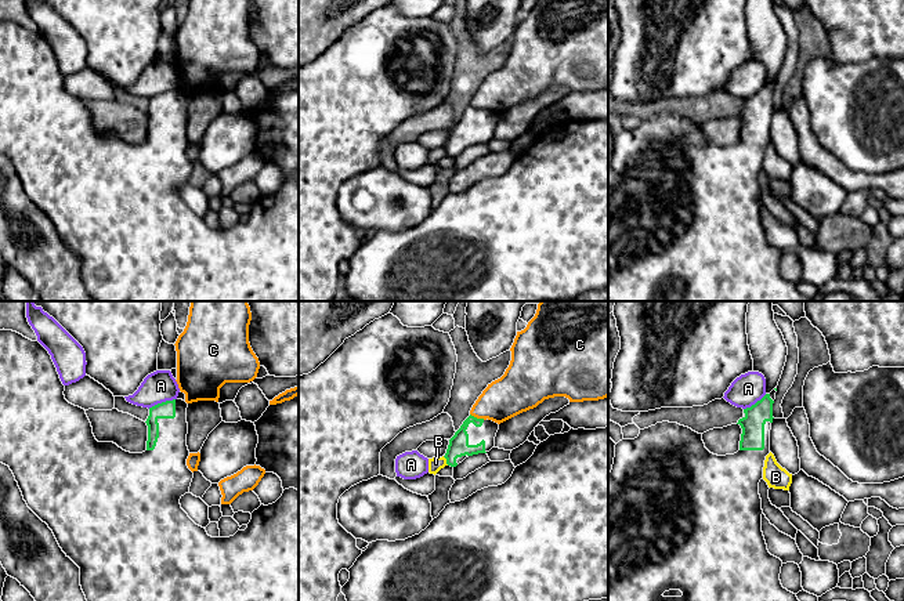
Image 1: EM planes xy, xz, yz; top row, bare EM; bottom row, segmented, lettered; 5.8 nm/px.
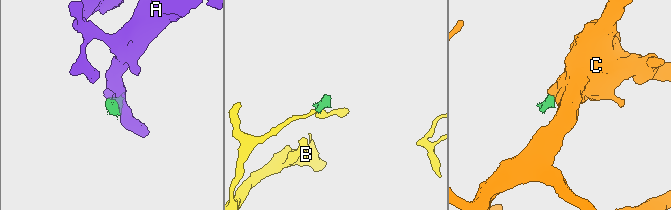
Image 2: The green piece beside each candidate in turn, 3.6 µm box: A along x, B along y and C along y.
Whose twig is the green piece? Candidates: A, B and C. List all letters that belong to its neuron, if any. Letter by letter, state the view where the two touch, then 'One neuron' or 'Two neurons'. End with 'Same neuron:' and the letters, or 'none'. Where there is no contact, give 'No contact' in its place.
A: Touches green in xy. Two neurons
B: Touches green in xz. Two neurons
C: Touches green in xz. Two neurons
Same neuron: none

